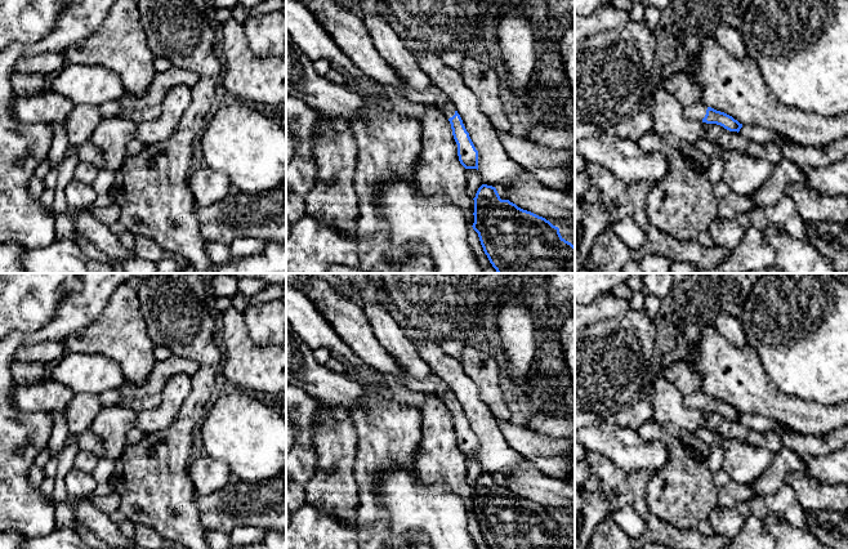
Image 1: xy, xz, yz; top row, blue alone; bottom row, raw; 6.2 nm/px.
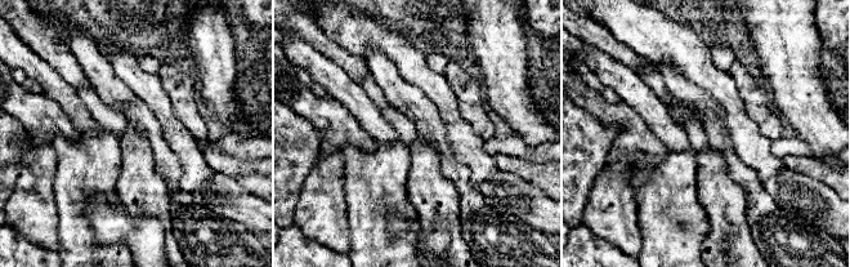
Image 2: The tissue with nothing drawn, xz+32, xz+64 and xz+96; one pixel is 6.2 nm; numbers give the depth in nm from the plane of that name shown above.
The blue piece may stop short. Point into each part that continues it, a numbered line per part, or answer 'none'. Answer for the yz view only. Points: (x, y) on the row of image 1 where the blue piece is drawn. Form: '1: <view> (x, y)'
1: yz (696, 111)

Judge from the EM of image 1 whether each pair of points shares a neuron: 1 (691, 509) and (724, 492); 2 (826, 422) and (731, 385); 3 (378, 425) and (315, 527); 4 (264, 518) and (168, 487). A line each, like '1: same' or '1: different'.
1: different
2: same
3: different
4: different

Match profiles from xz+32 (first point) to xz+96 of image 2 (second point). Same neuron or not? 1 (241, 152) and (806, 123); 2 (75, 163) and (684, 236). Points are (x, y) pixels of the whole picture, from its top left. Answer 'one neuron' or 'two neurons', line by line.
1: two neurons
2: one neuron

